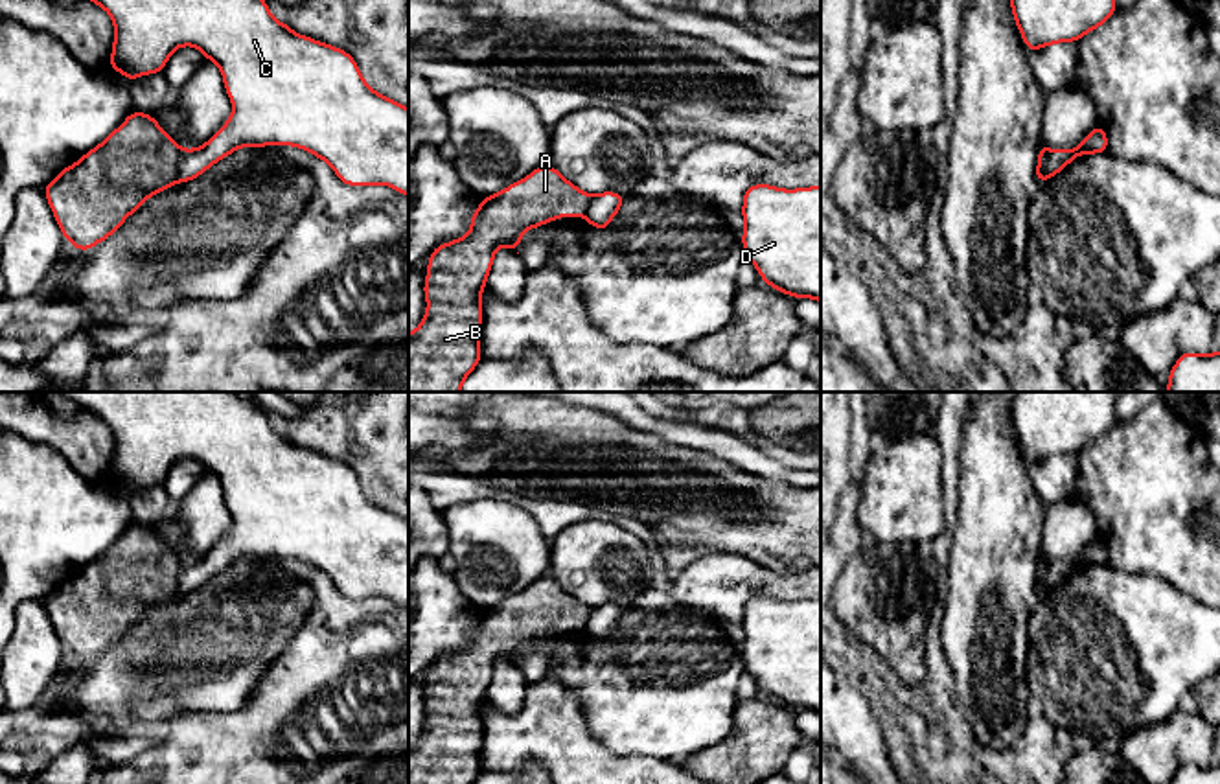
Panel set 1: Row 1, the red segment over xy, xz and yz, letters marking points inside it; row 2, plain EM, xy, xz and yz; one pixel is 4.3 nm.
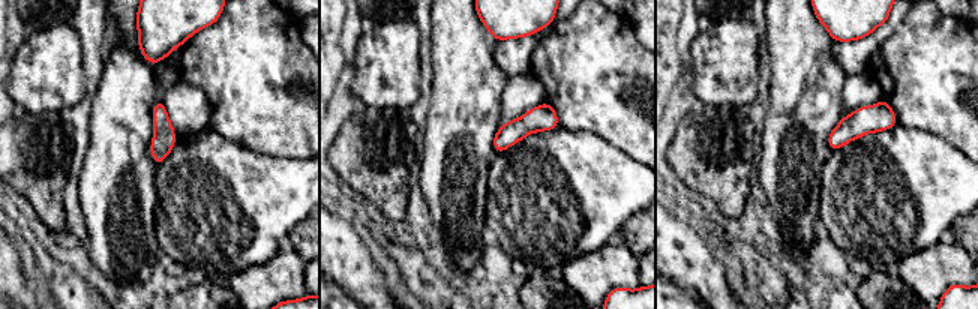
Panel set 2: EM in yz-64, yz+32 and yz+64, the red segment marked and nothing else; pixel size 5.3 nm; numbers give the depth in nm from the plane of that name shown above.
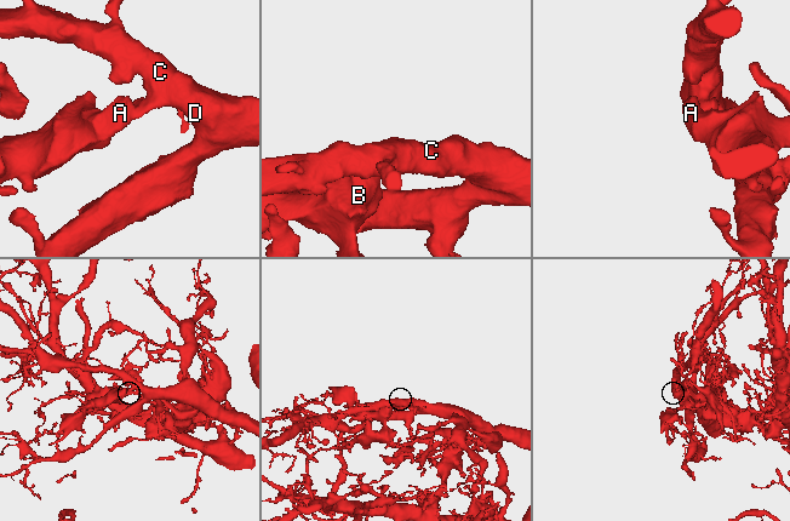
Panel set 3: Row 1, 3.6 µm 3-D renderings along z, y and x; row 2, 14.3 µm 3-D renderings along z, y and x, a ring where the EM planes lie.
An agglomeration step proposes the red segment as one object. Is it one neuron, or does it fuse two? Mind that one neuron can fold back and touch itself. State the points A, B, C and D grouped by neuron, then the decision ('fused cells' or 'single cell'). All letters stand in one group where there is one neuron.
A B / C D; fused cells

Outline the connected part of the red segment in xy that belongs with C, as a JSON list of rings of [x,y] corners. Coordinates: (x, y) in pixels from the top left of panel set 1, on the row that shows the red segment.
[[[90,0],[103,7],[114,22],[110,70],[129,81],[145,74],[162,74],[171,53],[180,46],[195,46],[204,59],[213,61],[223,75],[232,101],[228,121],[197,149],[182,149],[178,180],[191,182],[215,162],[245,145],[294,145],[326,160],[340,182],[359,186],[392,186],[409,197],[409,109],[377,94],[361,75],[355,59],[320,40],[298,35],[276,20],[265,0]]]

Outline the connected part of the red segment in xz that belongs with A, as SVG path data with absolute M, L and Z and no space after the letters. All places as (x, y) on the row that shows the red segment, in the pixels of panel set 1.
M545 164L484 197L469 221L471 230L431 252L423 285L427 311L409 333L409 392L460 392L482 359L480 294L495 250L504 245L517 252L526 230L558 217L583 215L591 199Z

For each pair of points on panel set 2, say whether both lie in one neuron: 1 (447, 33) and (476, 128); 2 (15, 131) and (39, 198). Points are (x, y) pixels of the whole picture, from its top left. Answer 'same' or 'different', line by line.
1: same
2: same

